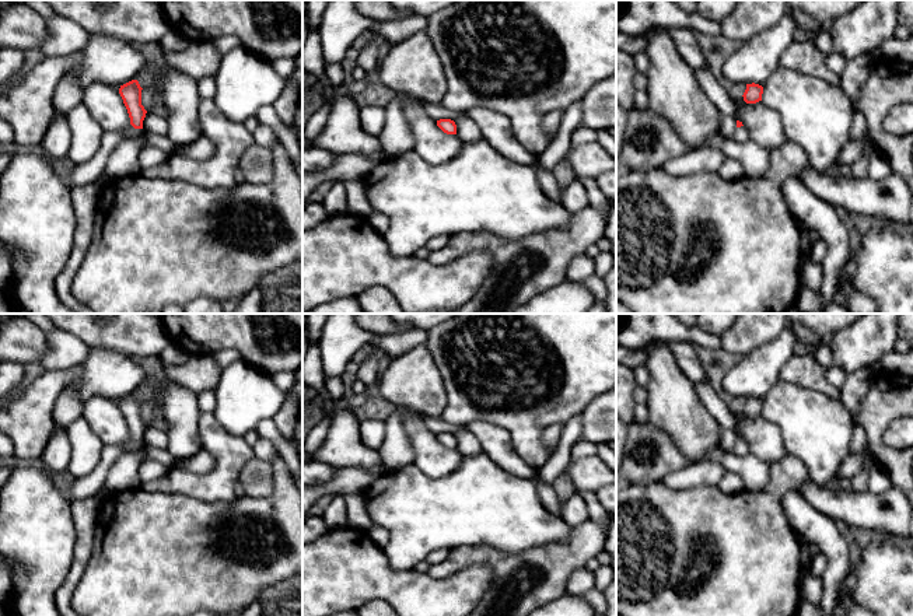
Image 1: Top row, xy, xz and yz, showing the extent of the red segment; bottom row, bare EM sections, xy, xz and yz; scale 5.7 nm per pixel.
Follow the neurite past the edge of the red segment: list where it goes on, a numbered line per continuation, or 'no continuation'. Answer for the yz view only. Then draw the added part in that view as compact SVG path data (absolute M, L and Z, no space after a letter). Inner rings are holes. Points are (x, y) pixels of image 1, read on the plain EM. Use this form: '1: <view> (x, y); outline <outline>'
1: yz (741, 448); outline M745 440L737 441L734 448L732 448L732 452L739 455L739 456L748 455L749 454L748 442Z

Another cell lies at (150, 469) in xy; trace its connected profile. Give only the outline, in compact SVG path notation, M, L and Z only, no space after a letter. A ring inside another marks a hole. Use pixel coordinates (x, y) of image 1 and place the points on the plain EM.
M146 458L140 463L139 470L137 470L139 486L161 479L167 476L168 472L169 469L164 463L155 459Z

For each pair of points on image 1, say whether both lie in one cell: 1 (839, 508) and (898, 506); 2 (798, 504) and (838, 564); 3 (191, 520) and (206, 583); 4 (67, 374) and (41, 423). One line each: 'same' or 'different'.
1: same
2: same
3: same
4: same

